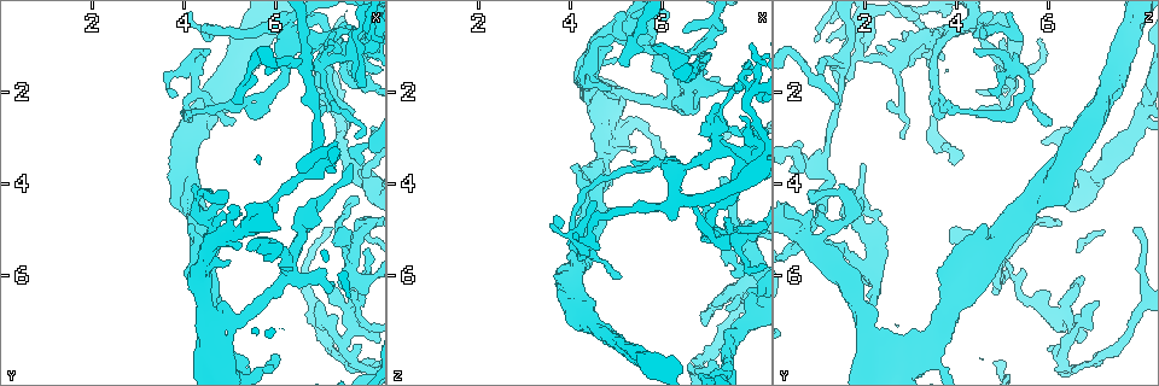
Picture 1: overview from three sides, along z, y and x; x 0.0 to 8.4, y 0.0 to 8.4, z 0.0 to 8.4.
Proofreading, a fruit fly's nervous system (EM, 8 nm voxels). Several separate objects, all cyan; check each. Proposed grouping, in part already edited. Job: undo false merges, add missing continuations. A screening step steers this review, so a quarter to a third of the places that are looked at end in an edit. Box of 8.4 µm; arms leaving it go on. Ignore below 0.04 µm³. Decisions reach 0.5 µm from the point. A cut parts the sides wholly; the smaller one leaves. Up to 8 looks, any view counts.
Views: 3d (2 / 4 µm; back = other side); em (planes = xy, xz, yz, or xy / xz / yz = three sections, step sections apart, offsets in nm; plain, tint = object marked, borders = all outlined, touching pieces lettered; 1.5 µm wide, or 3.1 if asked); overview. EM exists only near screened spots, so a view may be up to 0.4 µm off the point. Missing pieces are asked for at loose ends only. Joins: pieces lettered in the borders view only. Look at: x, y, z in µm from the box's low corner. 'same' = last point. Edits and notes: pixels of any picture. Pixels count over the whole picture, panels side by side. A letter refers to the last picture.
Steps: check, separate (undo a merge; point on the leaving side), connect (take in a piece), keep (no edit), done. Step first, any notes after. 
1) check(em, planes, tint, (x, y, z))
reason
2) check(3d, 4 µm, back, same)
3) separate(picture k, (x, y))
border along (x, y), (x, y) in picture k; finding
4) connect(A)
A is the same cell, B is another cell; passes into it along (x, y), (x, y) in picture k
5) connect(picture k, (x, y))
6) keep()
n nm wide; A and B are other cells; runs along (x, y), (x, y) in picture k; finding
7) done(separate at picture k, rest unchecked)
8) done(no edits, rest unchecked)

check(em, xz, step 4, borders, (4.85, 4.60, 0.95))
free end

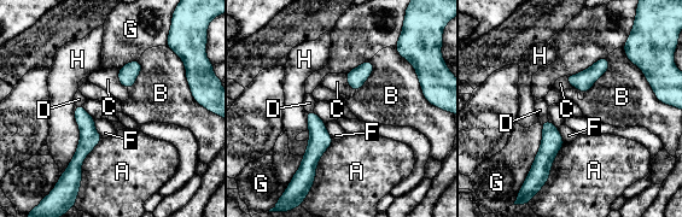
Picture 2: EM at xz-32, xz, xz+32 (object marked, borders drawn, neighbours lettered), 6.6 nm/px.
check(em, planes, borders, same)

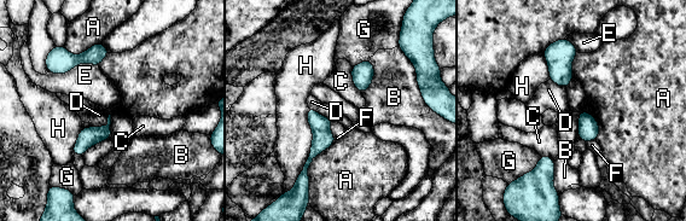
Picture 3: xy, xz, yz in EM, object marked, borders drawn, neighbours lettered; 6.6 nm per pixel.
keep()
H touches over 460 nm; A, B, C, D, E, F, G and H are other cells; no lettered piece goes on from it

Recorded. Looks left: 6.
check(em, planes, plain, (6.25, 6.10, 2.20))
three arms meet

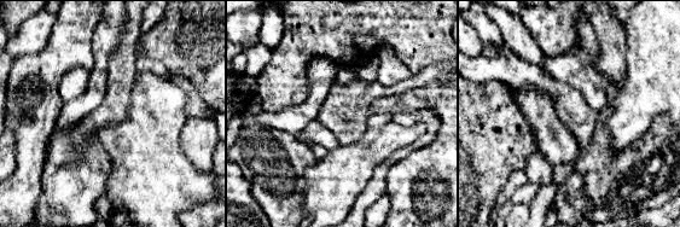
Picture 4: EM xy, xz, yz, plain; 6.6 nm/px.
check(em, planes, borders, same)

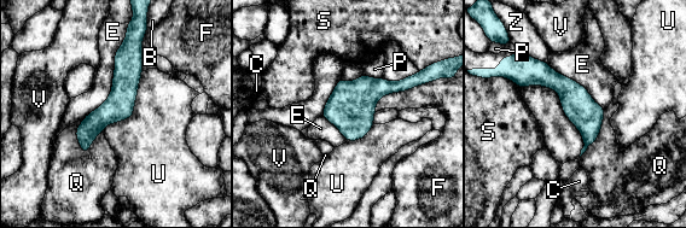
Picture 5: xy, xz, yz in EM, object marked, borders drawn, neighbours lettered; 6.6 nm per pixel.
keep()
B, C, E, F, P, Q, S, U, V and Z are other cells; one cell here

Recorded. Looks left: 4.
check(em, 3.1 µm, yz, step 8, borders, (4.50, 1.10, 4.40))
tapers out

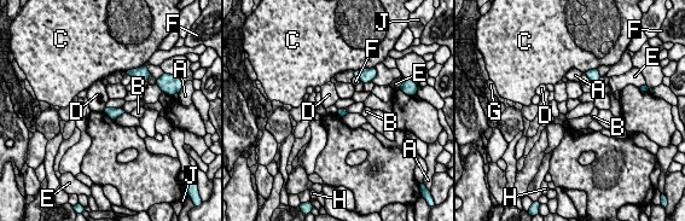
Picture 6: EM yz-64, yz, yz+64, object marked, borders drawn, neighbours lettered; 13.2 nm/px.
check(em, 3.1 µm, planes, borders, same)
another direction

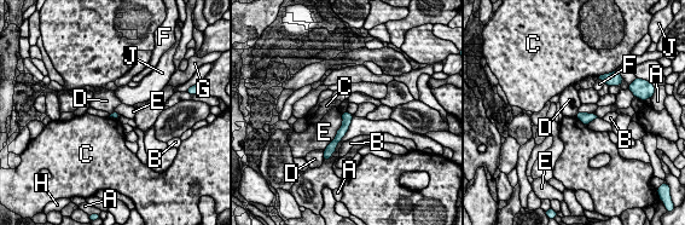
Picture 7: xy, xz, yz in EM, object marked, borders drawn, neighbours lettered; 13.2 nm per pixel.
keep()
100 nm wide; A, B, C, D, E, F, G, H and J are other cells; runs along (349, 116), (332, 146) in picture 7; none of them fits

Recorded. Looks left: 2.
done(no edits, rest unchecked)

